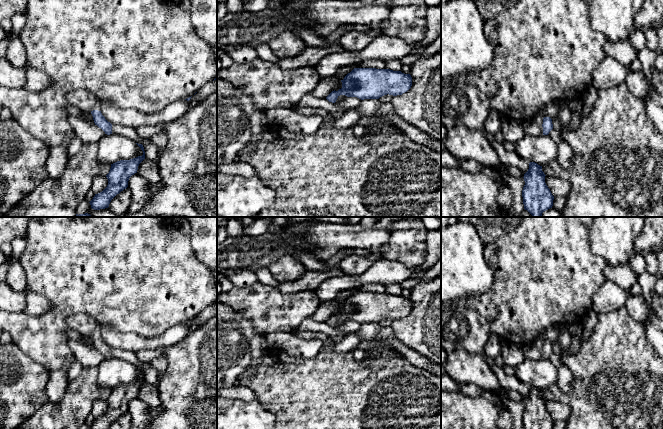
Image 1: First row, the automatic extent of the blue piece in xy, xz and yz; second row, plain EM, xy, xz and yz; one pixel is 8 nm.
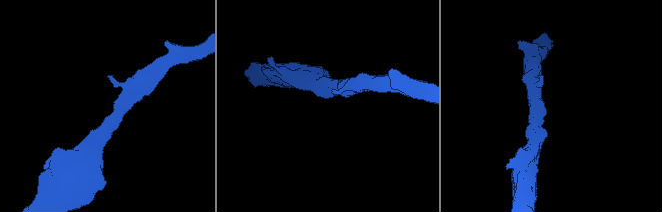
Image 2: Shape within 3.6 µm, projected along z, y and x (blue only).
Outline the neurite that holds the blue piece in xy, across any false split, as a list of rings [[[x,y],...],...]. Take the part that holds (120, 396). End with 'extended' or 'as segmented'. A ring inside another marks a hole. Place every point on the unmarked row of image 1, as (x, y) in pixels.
[[[136,367],[143,375],[142,380],[130,384],[120,384],[111,388],[107,411],[100,417],[95,418],[89,426],[90,429],[109,429],[111,424],[121,415],[128,411],[129,402],[137,397],[139,388],[145,383],[145,375],[142,368]]]; as segmented

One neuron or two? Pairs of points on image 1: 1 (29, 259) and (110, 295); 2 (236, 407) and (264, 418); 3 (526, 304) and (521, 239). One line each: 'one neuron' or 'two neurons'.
1: one neuron
2: one neuron
3: one neuron

